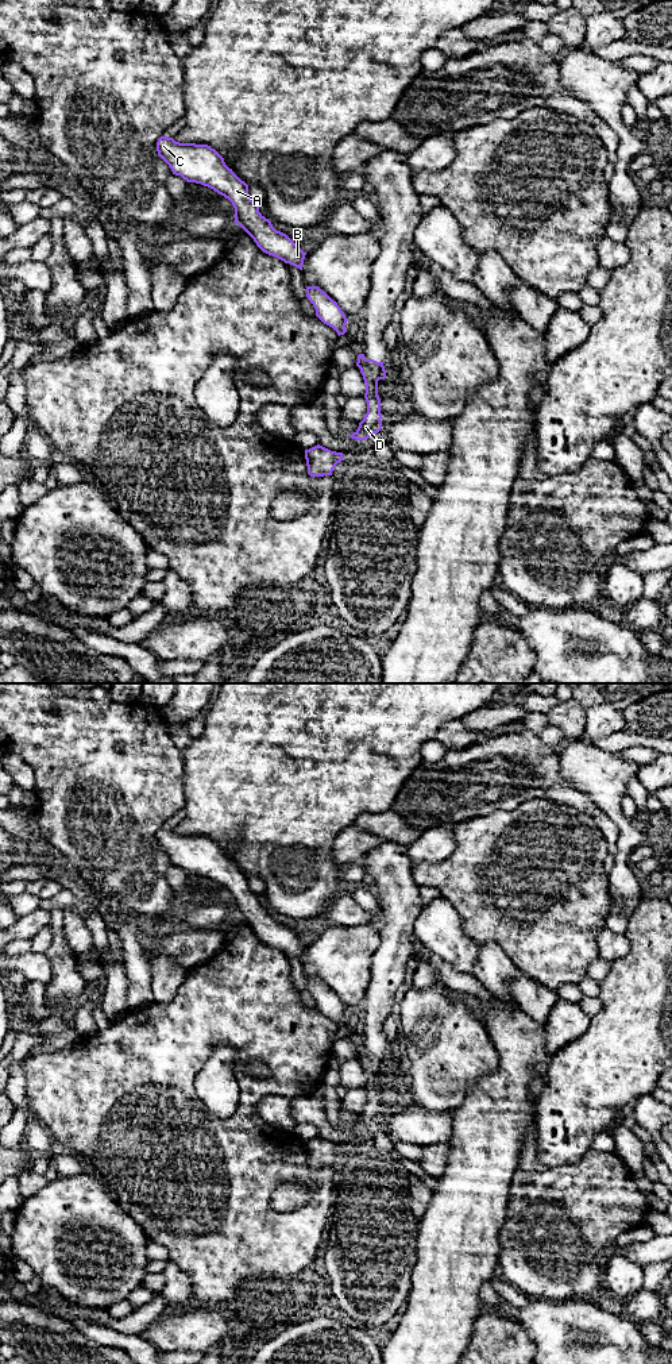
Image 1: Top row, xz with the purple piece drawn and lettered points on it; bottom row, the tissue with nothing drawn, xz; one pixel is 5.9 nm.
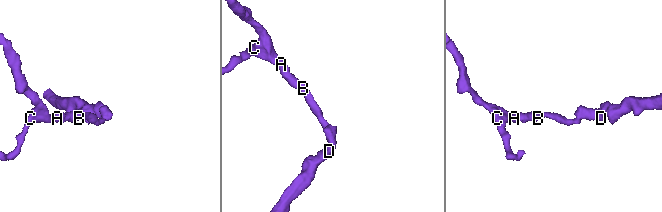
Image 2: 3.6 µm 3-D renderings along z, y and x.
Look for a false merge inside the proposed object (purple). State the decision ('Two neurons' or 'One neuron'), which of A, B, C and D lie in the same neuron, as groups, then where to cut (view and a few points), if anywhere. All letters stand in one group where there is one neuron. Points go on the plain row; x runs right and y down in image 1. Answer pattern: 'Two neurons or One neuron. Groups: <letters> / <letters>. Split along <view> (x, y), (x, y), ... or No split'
Two neurons. Groups: A B C / D. Split along xz (366, 1051), (359, 1059)

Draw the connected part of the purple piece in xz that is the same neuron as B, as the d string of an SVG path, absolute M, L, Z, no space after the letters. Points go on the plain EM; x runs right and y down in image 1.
M161 828L158 847L173 866L188 874L201 875L228 890L235 899L235 914L240 917L266 945L302 962L304 944L286 925L277 922L259 903L259 897L248 887L248 876L229 860L224 849L208 836L179 835Z

